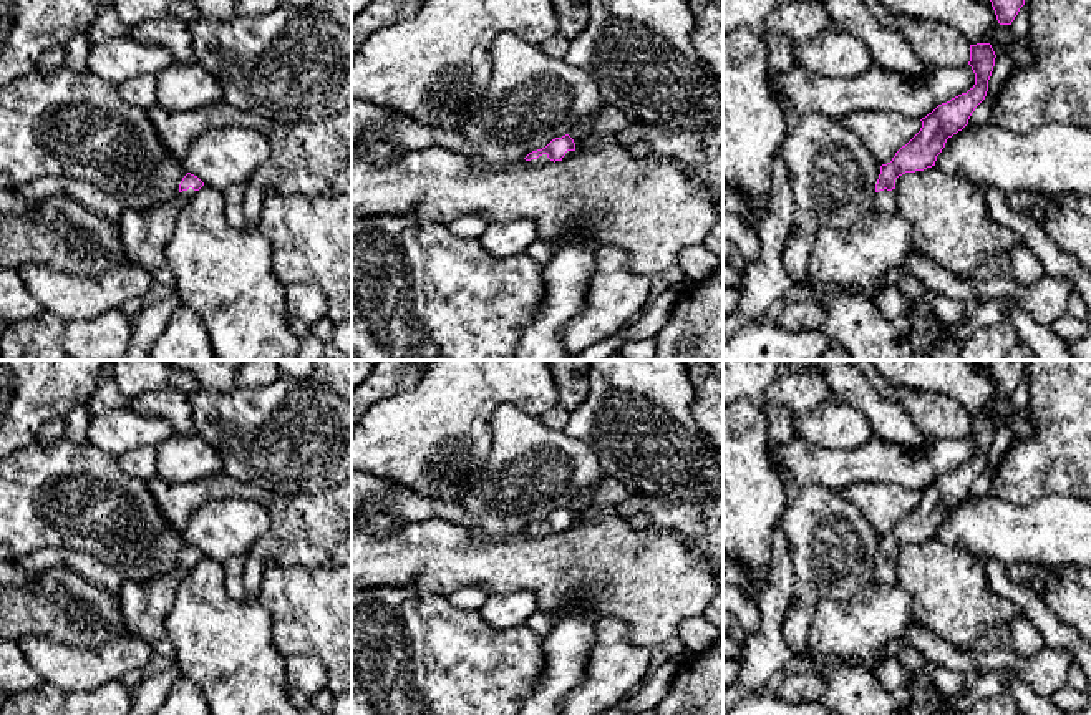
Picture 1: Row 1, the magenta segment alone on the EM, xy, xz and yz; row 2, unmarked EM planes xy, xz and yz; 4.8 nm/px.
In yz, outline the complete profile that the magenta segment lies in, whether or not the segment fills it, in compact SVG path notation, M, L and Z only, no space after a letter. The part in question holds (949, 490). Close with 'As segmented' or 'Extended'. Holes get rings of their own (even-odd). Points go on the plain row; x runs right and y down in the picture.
M990 415L970 416L968 436L975 445L975 456L922 489L920 503L895 524L890 534L880 537L875 556L875 584L897 584L899 549L935 537L947 511L968 496L972 484L987 468L995 430Z. Extended

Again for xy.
M187 544L179 556L179 567L148 582L124 581L119 589L121 609L131 637L148 644L166 637L164 620L171 612L176 589L204 554Z. Extended

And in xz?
M565 506L562 509L552 511L546 519L529 524L522 534L527 537L539 539L567 531L575 524L577 523L574 511L569 506Z. Extended

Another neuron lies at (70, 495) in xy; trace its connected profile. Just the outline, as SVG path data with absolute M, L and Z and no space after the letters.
M63 436L0 460L0 561L58 546L98 557L119 569L124 581L148 582L174 572L187 542L164 519L146 481L124 473L118 456Z

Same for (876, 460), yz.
M872 436L852 450L829 450L804 438L769 443L769 456L791 476L799 491L812 486L841 491L856 483L892 483L922 491L938 476L967 465L975 445L967 438L940 438L919 451Z

